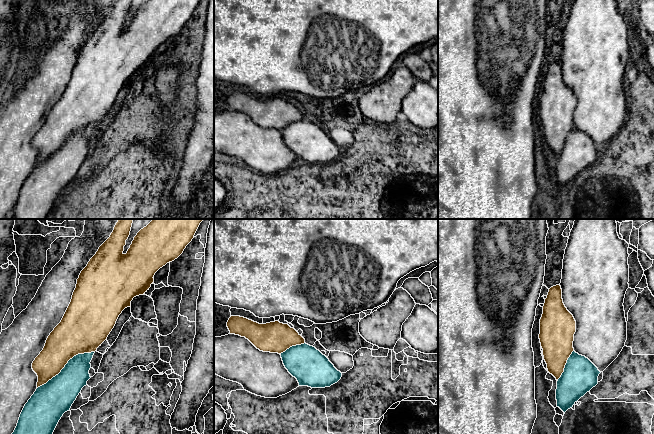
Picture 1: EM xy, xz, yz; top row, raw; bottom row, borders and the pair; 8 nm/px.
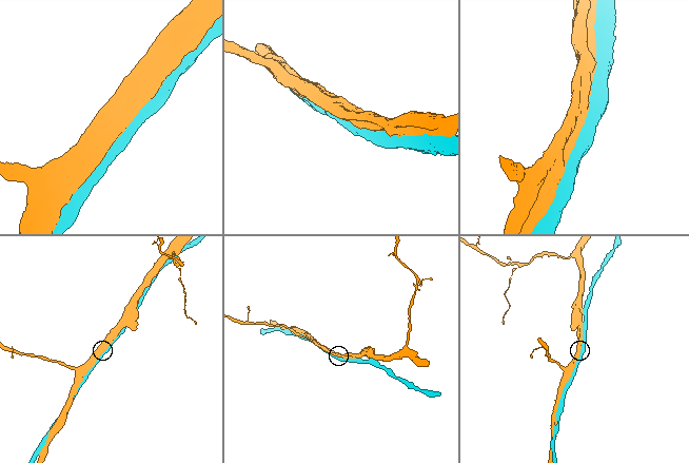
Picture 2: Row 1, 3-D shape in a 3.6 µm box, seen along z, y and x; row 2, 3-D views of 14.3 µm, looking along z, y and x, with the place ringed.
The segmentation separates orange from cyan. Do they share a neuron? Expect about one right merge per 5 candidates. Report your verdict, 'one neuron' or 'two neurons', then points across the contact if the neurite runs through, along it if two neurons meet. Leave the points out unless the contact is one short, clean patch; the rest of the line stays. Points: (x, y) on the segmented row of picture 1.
two neurons

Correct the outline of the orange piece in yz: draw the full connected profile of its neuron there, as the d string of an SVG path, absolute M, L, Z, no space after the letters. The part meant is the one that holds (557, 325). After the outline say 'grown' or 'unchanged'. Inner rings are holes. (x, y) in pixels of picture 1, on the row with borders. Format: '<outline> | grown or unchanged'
M560 284L551 287L543 306L539 339L548 372L557 381L574 351L575 332L576 321L563 303Z | unchanged

